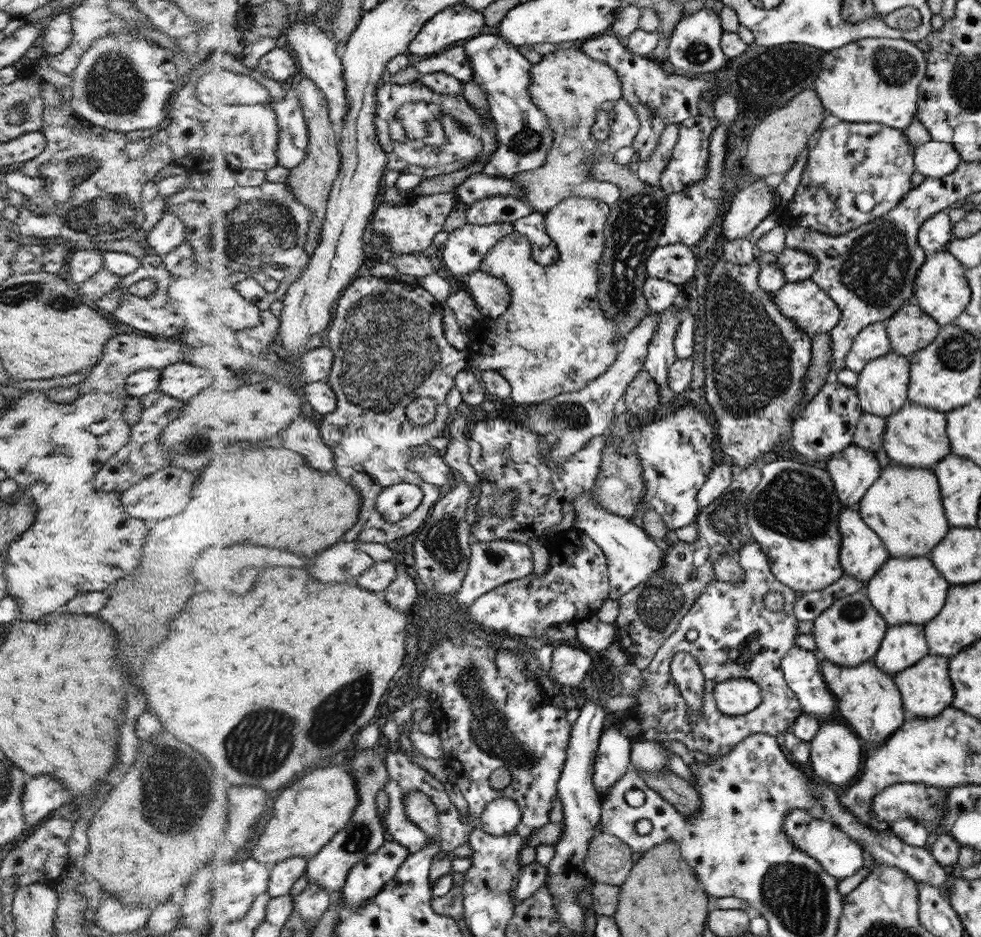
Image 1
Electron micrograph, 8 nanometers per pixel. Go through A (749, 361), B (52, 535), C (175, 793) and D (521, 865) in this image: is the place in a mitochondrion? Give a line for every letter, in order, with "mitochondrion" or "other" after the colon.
A: mitochondrion
B: other
C: mitochondrion
D: other

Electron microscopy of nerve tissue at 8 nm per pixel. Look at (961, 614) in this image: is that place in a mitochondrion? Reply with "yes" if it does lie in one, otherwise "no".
no

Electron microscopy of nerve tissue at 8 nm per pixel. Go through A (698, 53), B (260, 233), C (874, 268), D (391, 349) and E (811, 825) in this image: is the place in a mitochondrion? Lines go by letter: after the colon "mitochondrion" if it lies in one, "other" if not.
A: mitochondrion
B: mitochondrion
C: mitochondrion
D: mitochondrion
E: other

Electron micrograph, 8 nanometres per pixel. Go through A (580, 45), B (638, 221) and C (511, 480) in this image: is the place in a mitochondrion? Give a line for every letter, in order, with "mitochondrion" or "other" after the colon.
A: other
B: mitochondrion
C: other

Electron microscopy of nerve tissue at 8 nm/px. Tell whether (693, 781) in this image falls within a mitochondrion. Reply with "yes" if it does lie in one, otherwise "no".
no

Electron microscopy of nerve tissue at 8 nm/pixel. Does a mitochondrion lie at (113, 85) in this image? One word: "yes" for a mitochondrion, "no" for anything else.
yes

